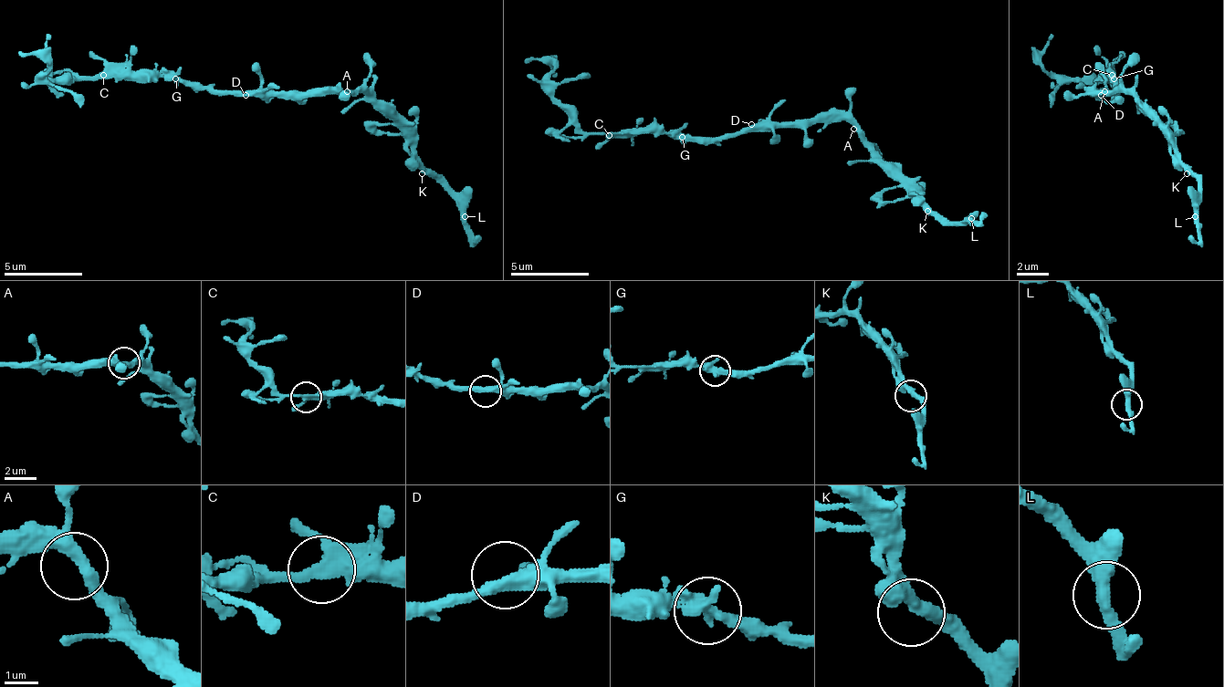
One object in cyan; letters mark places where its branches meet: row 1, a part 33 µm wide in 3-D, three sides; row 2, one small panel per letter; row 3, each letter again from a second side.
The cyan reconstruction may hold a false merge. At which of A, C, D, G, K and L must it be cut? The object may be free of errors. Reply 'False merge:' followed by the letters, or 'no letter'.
False merge: no letter

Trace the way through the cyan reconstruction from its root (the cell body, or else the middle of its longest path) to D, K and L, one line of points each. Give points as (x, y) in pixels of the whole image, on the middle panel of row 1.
D: (782, 124), (751, 124)
K: (782, 124), (845, 120), (857, 132), (861, 144), (927, 211)
L: (782, 124), (845, 120), (857, 132), (861, 144), (944, 223), (967, 223), (971, 218)

